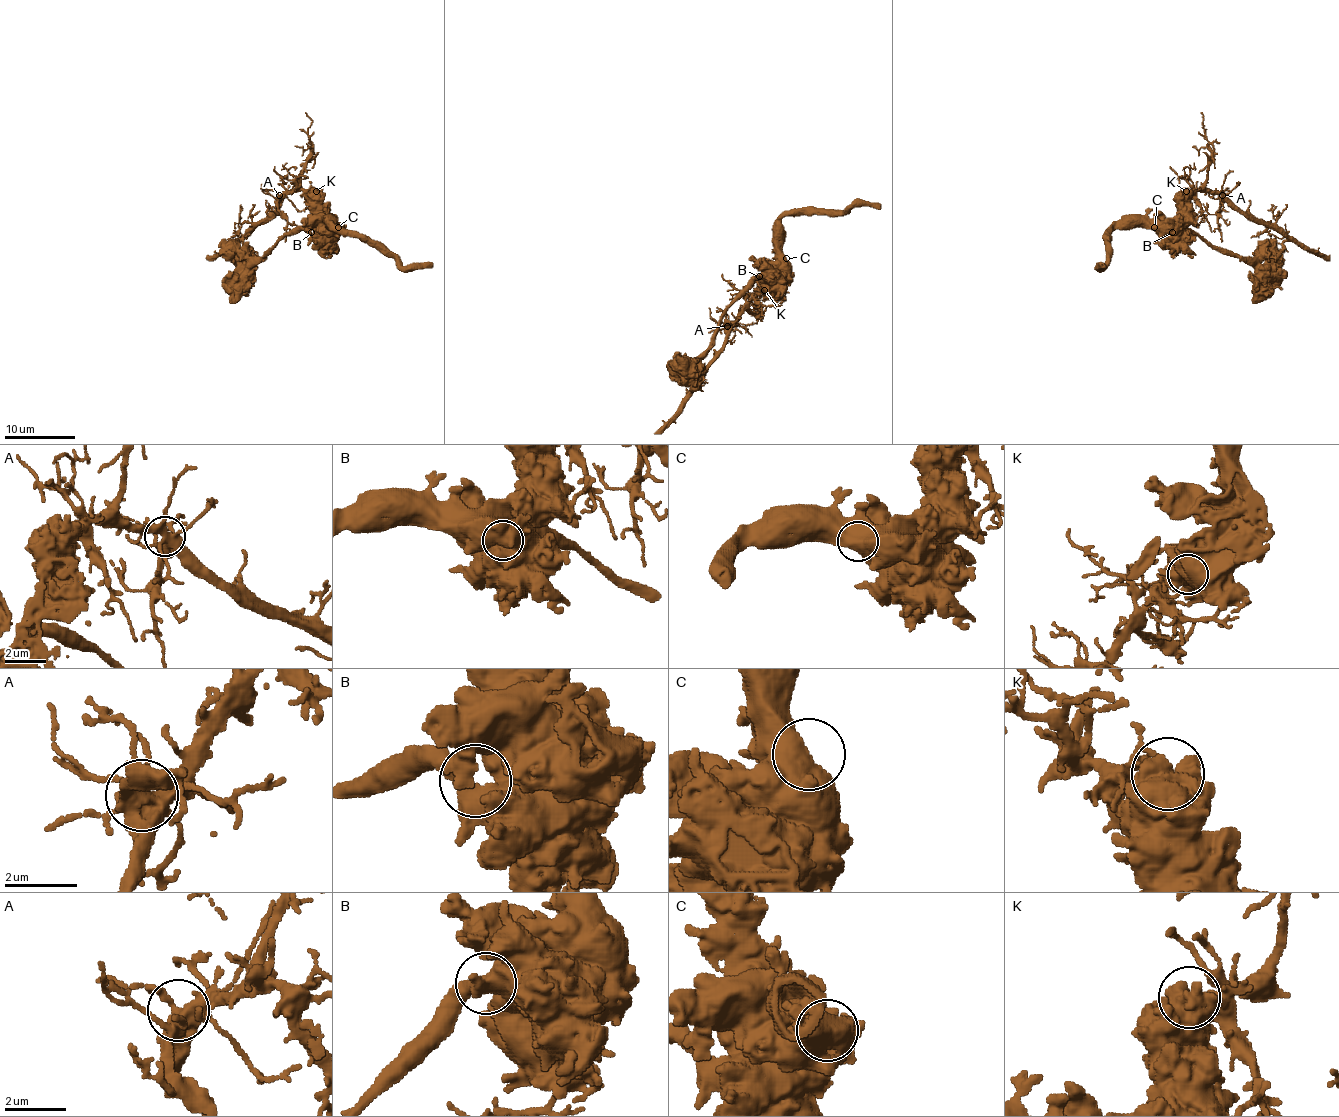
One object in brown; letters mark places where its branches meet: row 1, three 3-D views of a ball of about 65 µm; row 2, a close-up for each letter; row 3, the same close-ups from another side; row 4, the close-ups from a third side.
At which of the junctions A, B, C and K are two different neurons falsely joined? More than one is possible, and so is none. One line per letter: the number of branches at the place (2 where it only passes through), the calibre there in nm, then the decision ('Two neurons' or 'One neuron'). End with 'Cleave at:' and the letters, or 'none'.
A: Branches: 9. Thickness 500 nm. One neuron
B: Branches: 3. Thickness 440 nm. One neuron
C: Branches: 1. Thickness 850 nm. One neuron
K: Branches: 2. Thickness 750 nm. Two neurons
Cleave at: K

